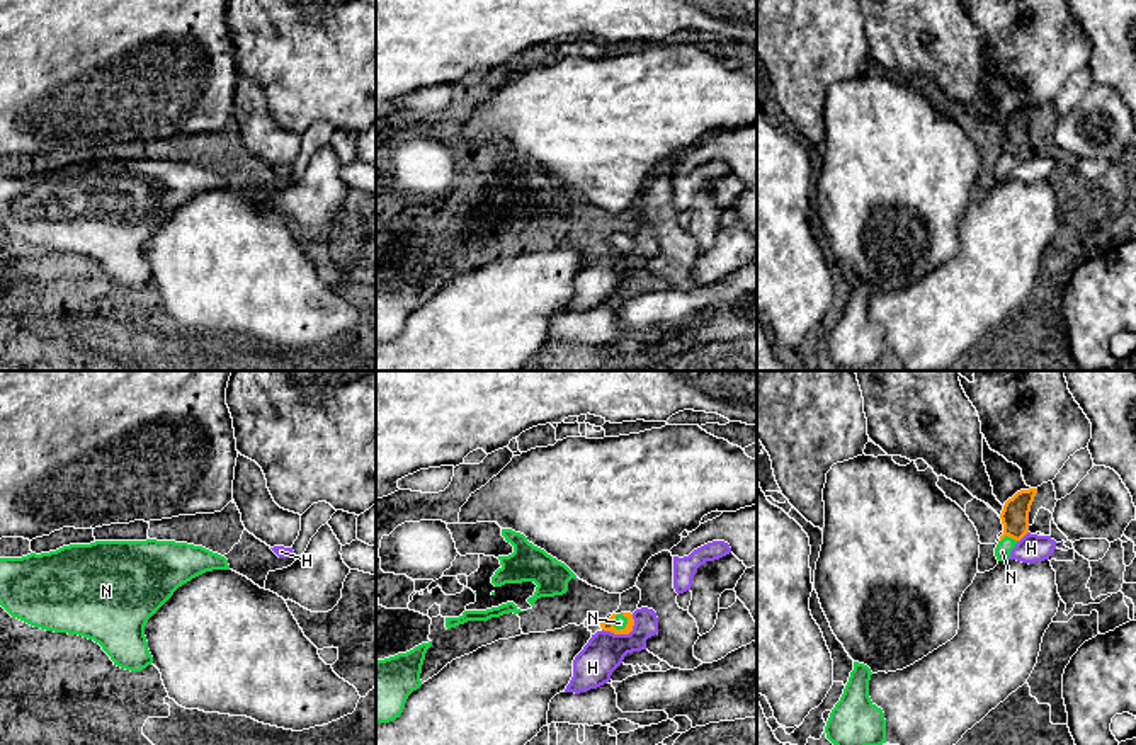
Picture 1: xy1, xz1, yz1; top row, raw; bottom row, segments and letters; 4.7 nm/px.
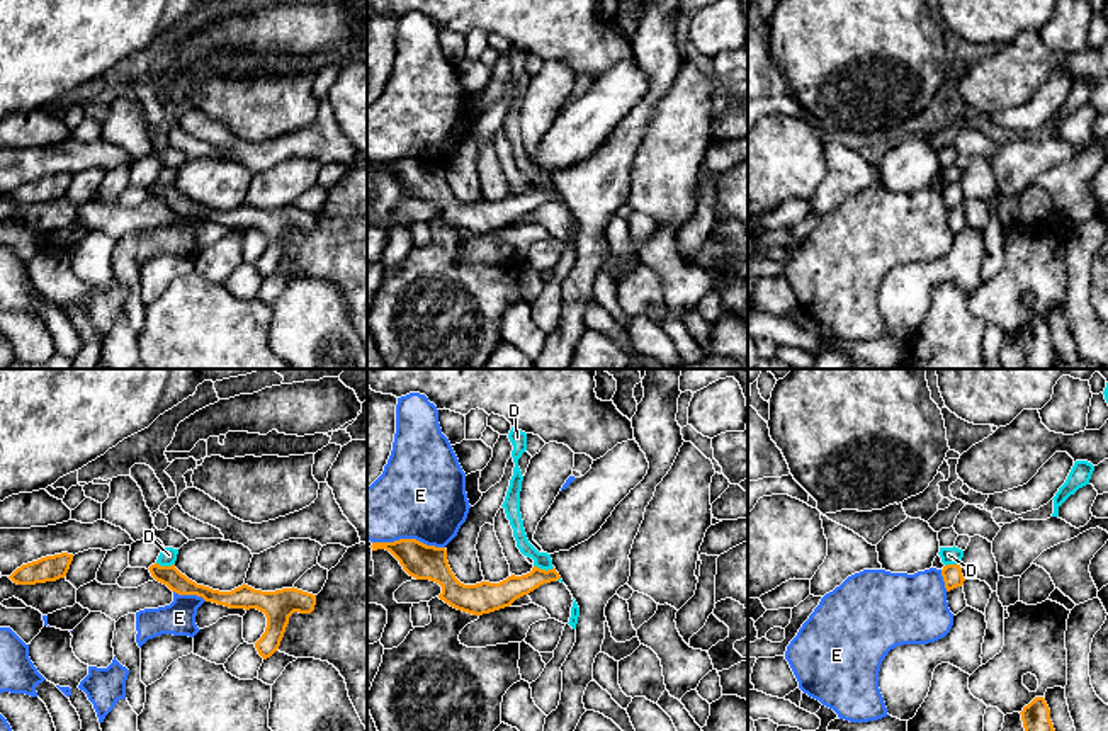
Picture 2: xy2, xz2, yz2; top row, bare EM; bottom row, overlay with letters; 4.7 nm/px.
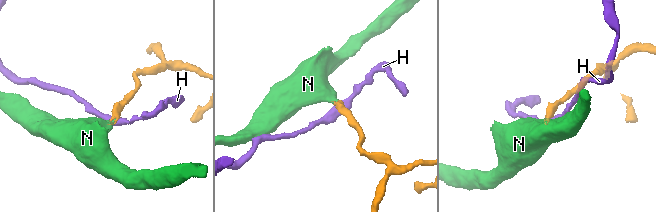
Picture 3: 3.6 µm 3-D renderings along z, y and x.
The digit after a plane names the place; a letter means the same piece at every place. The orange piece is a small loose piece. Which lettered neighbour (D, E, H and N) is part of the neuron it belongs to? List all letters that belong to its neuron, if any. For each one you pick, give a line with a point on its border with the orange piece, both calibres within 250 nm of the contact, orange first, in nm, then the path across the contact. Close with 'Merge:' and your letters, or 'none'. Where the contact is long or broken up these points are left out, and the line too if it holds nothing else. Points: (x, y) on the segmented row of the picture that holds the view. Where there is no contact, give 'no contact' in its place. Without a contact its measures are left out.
N: contact yz1 (1009, 536); calibres 130 and 80 nm; way yz1 (1016, 511), (1016, 528), (1009, 536), (1002, 551)
Merge: N

